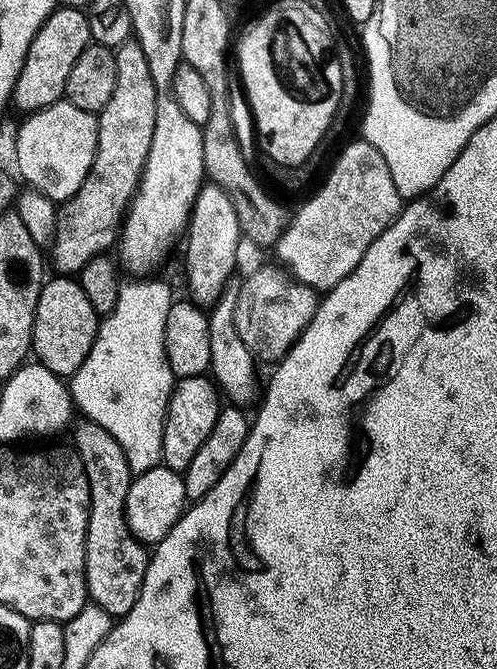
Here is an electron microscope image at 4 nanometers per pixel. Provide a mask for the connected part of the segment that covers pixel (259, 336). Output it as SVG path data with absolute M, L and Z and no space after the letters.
M272 264L254 269L245 278L240 292L235 293L234 320L238 338L242 338L244 345L260 362L279 362L296 345L300 335L314 318L318 303L317 289L308 288L299 280L293 280L291 272Z

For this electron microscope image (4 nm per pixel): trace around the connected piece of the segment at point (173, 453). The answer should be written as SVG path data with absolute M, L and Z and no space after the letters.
M207 375L182 376L175 381L172 396L168 399L168 413L164 419L162 434L162 464L163 467L184 473L190 466L194 454L210 438L210 430L214 430L216 419L222 411L221 393L217 385Z

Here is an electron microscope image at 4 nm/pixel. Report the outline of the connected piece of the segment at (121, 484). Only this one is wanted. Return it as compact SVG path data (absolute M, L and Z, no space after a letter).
M80 418L75 421L76 444L75 451L79 452L79 465L85 479L90 486L90 506L88 507L88 529L86 530L86 558L84 559L84 577L88 587L88 599L91 603L106 610L106 614L113 618L123 618L134 610L134 602L138 602L138 594L144 585L146 570L150 559L150 552L145 545L137 540L136 535L130 530L126 510L126 494L130 490L134 473L130 462L126 462L126 454L122 446L102 426L92 420Z

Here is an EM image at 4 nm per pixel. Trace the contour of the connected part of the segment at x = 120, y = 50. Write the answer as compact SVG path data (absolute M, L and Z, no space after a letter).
M135 38L114 49L117 62L117 82L113 96L104 109L98 113L98 142L94 162L78 190L69 200L59 205L56 214L56 235L50 245L50 260L59 275L78 274L86 262L95 256L103 256L108 247L117 243L128 205L140 187L140 175L146 166L146 154L150 154L150 138L154 138L154 114L156 113L156 87L154 78L150 78L150 65L146 62L146 54Z

